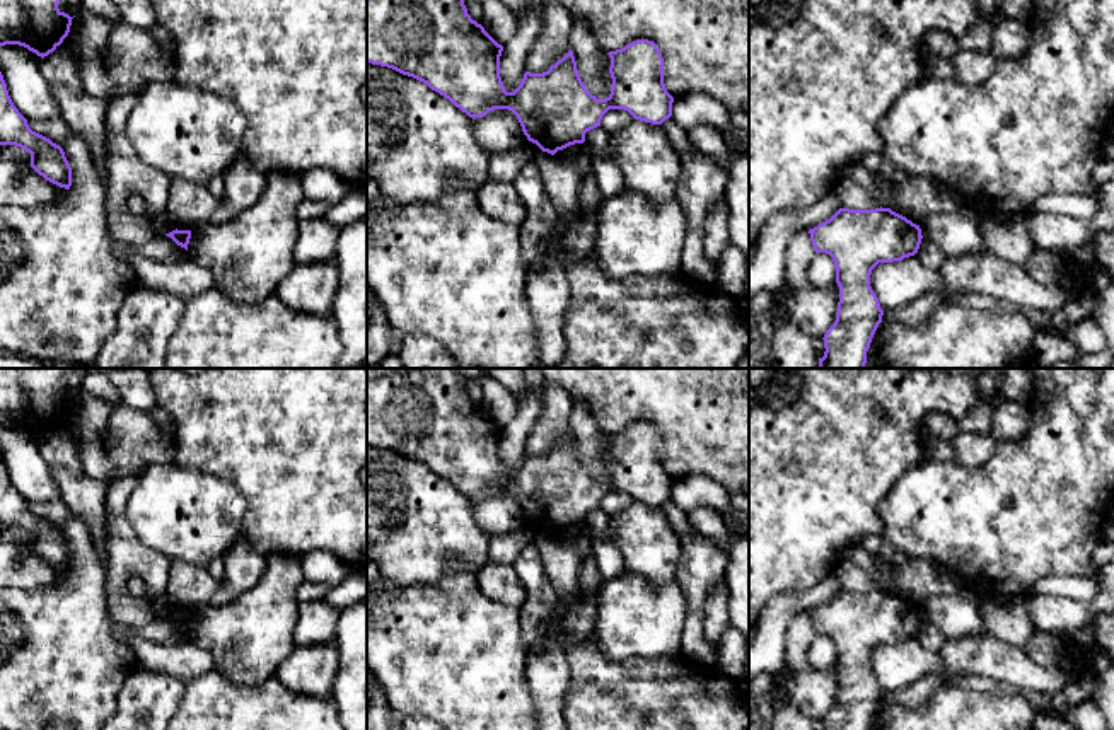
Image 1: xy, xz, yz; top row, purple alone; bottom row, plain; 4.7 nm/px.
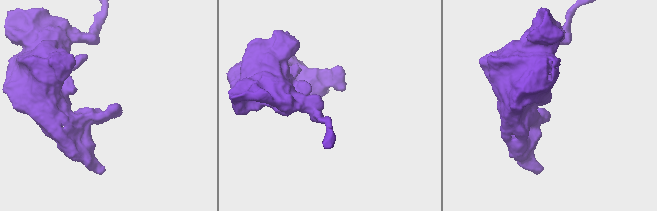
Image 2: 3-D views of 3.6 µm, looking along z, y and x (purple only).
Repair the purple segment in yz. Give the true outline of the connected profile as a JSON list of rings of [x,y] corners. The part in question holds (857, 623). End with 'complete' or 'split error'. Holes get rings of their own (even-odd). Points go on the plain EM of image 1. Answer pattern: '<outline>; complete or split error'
[[[839,590],[829,602],[809,612],[815,634],[833,640],[839,684],[834,706],[824,716],[824,730],[870,730],[884,692],[870,669],[879,645],[914,638],[921,611],[891,590]]]; complete

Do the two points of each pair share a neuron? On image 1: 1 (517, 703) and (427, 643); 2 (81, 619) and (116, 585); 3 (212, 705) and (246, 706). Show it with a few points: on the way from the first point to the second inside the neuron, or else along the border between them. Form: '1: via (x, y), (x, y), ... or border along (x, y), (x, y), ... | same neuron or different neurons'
1: via (495, 703), (449, 657) | same neuron
2: border along (104, 567), (106, 608), (115, 623) | different neurons
3: via (220, 706), (237, 706) | same neuron

